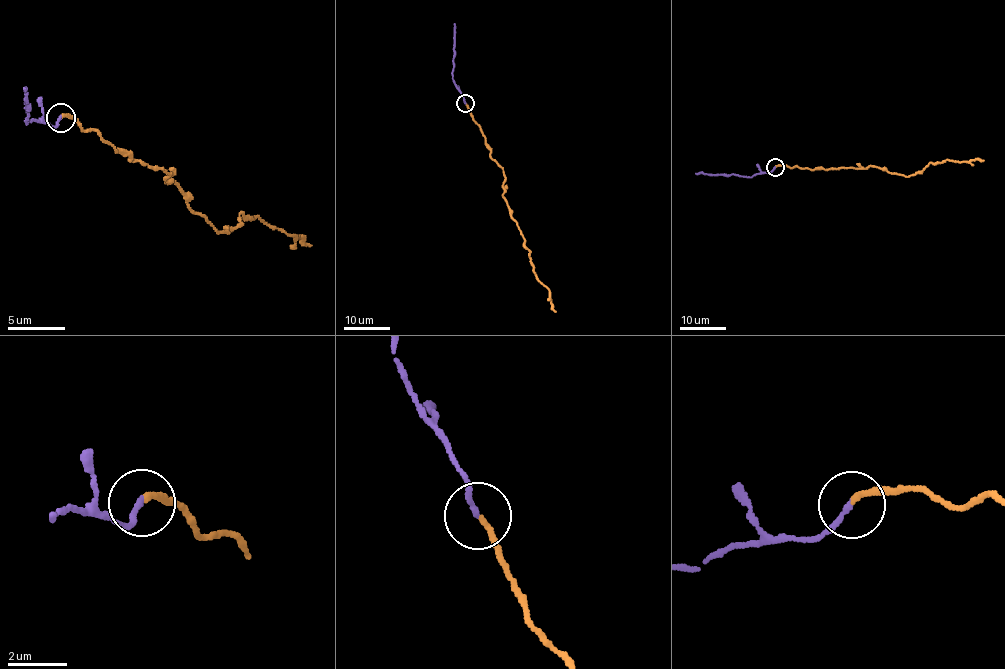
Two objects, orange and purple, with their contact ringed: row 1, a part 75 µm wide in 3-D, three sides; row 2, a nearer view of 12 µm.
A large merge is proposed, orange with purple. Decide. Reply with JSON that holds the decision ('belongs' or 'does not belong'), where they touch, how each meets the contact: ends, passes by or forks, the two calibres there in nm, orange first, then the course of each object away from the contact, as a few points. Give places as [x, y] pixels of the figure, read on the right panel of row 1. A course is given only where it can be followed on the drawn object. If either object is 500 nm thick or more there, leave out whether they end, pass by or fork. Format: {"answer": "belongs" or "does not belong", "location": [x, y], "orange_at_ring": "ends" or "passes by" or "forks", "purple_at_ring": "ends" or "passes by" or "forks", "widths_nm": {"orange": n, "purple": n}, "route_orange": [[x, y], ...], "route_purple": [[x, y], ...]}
{"answer": "belongs", "location": [775, 167], "orange_at_ring": "ends", "purple_at_ring": "ends", "widths_nm": {"orange": 180, "purple": 180}, "route_orange": [[775, 168], [871, 166], [905, 176], [921, 172], [930, 163], [984, 160]], "route_purple": [[775, 168], [769, 173], [752, 177], [696, 173]]}

